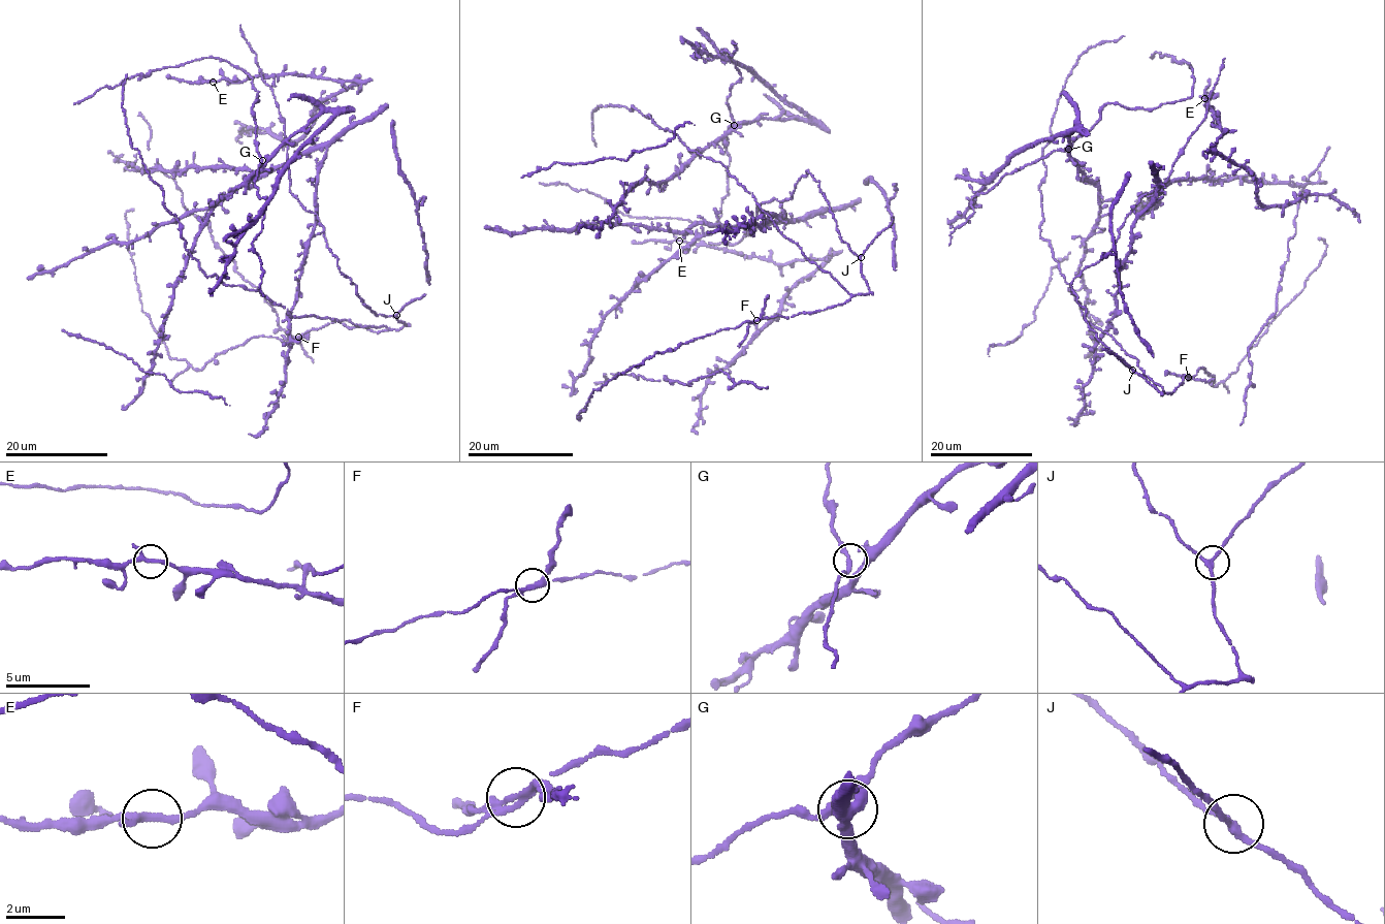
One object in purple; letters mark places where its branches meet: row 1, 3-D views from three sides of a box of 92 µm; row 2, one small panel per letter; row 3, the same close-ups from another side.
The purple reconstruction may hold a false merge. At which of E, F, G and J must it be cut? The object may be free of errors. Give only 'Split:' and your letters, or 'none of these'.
Split: F

